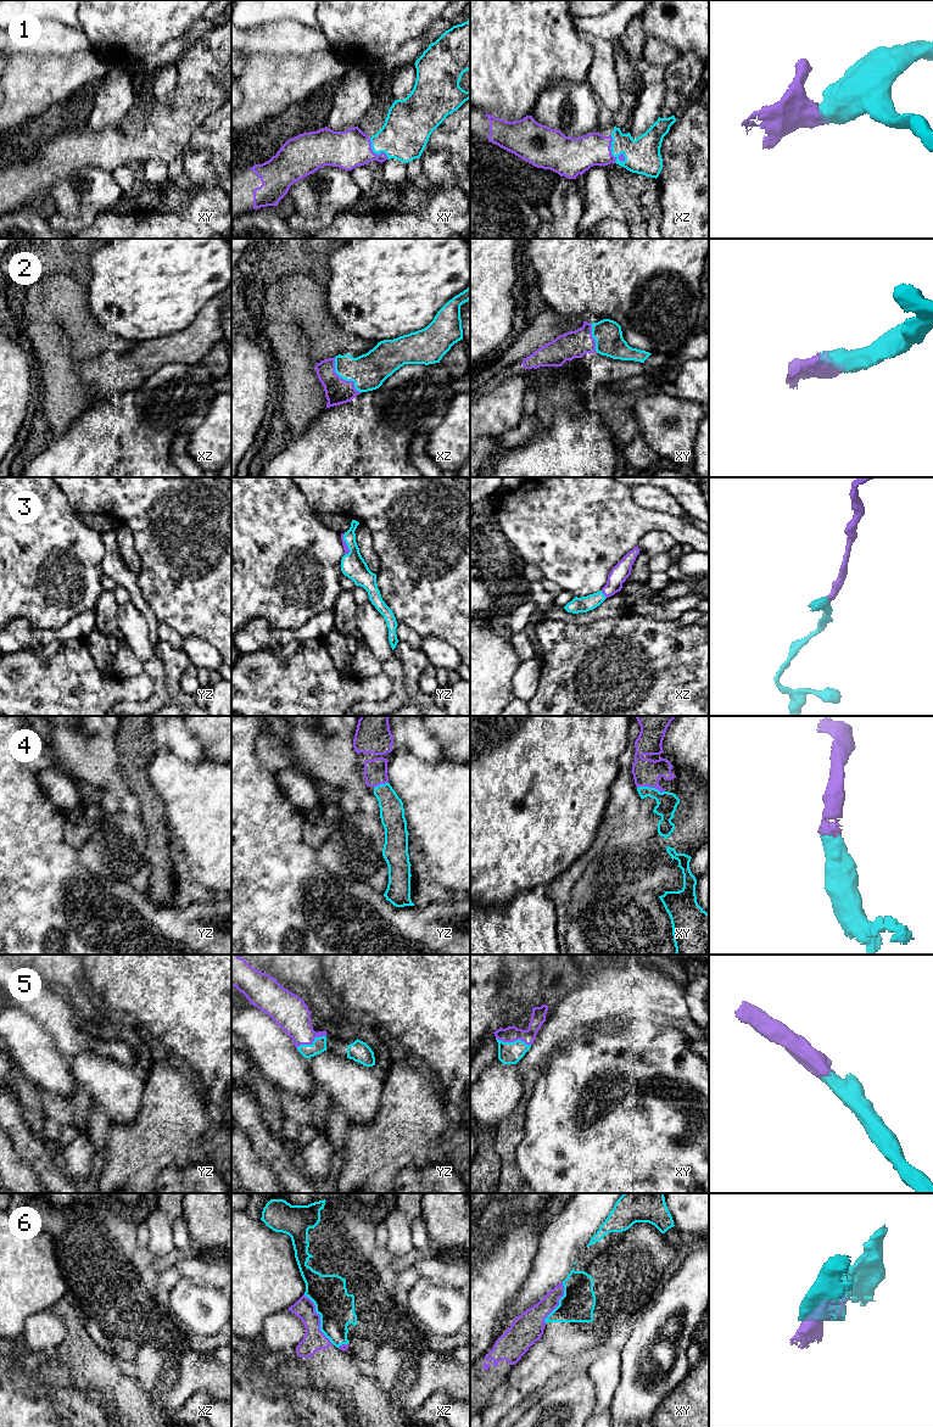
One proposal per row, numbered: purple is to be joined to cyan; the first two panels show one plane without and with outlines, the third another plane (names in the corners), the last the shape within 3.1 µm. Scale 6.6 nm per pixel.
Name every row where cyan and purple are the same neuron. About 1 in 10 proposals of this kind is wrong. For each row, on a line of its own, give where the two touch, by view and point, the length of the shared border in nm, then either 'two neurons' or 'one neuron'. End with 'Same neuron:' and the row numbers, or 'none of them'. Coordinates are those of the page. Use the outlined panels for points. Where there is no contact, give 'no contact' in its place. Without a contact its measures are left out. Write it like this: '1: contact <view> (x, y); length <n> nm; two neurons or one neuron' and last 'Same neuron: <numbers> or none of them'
1: contact xz (610, 149); length 200 nm; one neuron
2: contact xz (344, 379); length 300 nm; one neuron
3: contact xz (603, 594); length 70 nm; one neuron
4: contact xy (651, 788); length 190 nm; one neuron
5: contact xy (514, 1041); length 240 nm; one neuron
6: contact xz (320, 1319); length 400 nm; one neuron
Same neuron: 1, 2, 3, 4, 5, 6

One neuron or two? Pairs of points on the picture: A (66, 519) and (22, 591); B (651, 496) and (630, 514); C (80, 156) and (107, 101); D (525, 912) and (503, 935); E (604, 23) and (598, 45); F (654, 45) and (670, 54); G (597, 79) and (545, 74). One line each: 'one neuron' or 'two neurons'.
A: one neuron
B: two neurons
C: two neurons
D: one neuron
E: two neurons
F: one neuron
G: two neurons

